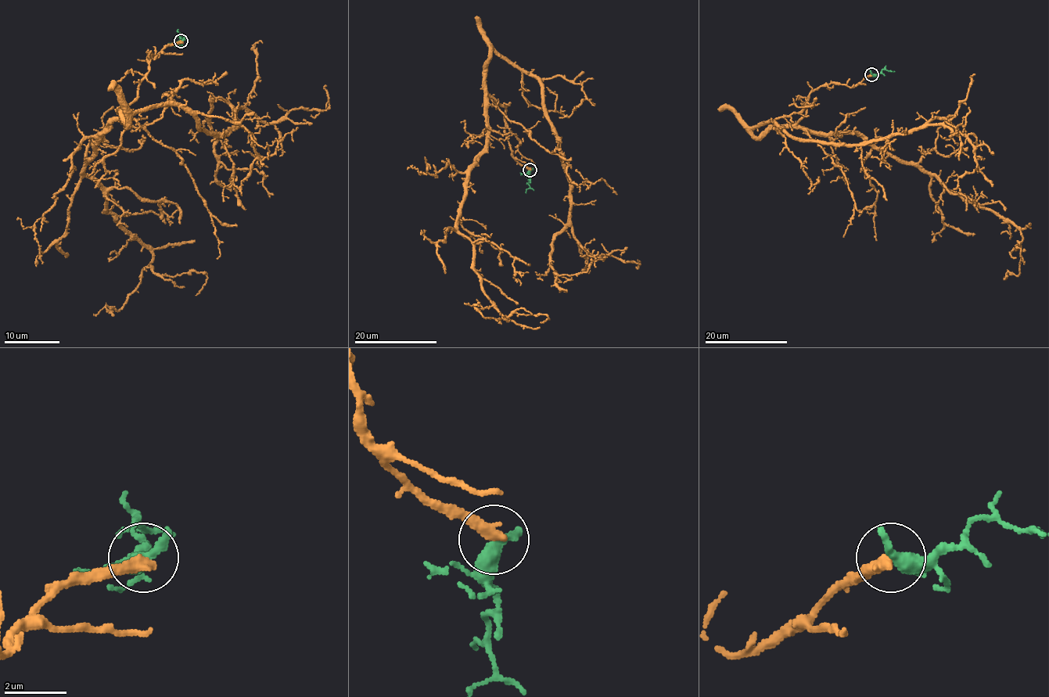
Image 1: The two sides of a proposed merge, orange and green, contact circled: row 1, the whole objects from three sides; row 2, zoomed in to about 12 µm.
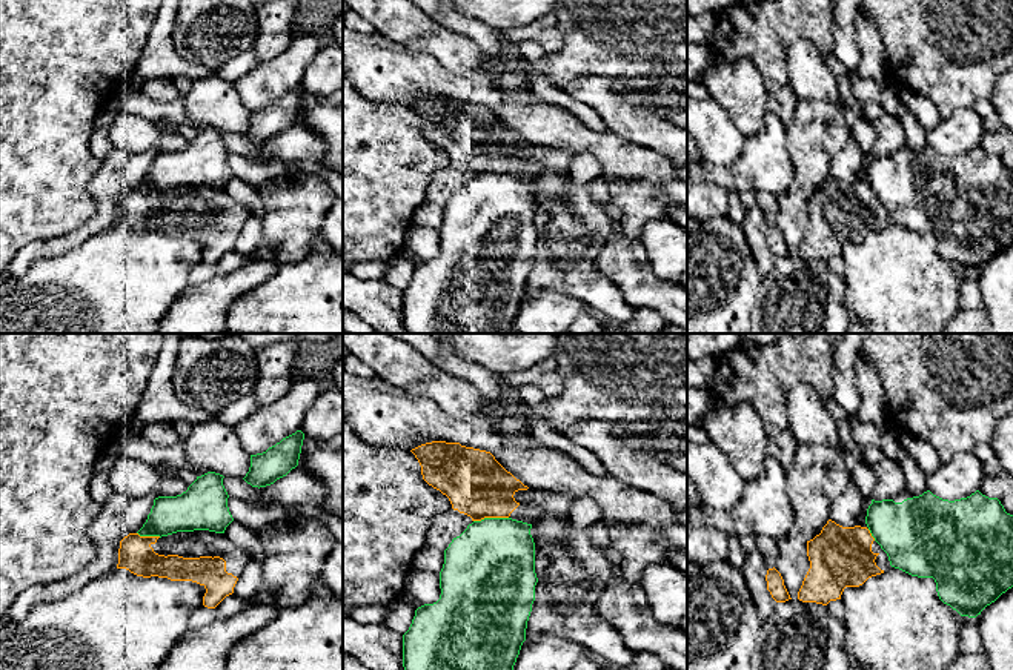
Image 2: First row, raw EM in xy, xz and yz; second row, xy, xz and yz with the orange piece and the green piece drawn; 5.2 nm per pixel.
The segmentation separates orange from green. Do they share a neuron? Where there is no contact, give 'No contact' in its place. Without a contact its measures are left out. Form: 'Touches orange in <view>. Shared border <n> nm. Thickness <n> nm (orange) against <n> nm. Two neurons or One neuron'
Touches orange in xz. Shared border 190 nm. Thickness 320 nm (orange) against 460 nm. Two neurons

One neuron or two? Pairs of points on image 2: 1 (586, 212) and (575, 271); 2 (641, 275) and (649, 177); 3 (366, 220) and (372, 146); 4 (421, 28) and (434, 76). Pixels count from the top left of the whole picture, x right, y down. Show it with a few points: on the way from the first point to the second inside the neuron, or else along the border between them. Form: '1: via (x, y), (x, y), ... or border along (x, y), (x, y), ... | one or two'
1: via (574, 226), (572, 257) | one
2: border along (617, 228), (627, 237), (638, 238) | two
3: via (366, 202), (366, 165) | one
4: border along (394, 40), (428, 53), (449, 71), (458, 72) | two

